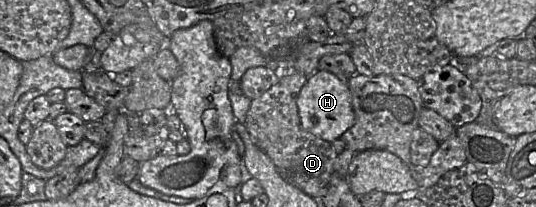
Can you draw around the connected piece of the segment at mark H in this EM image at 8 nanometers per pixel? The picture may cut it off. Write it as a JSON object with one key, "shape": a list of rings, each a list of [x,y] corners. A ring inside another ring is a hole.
{"shape":[[[319,70],[307,78],[297,98],[301,128],[318,138],[333,142],[355,123],[355,112],[348,81],[343,81],[333,73]]]}

